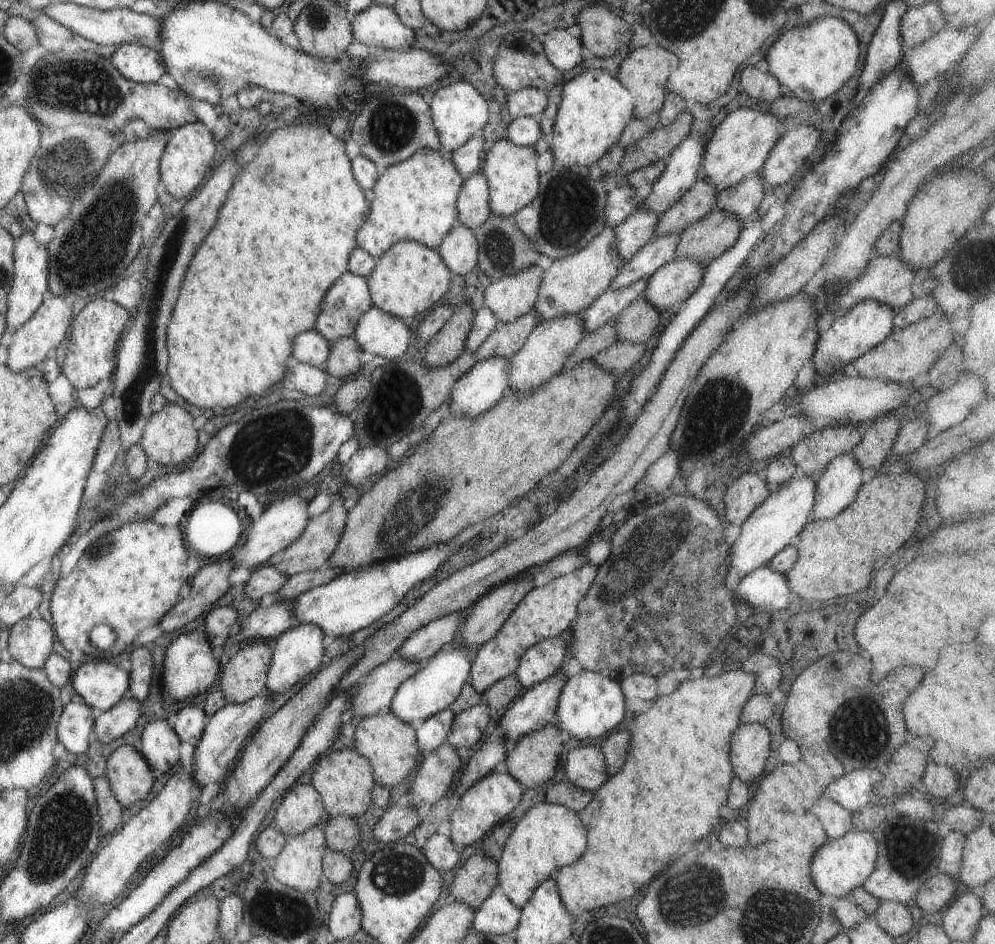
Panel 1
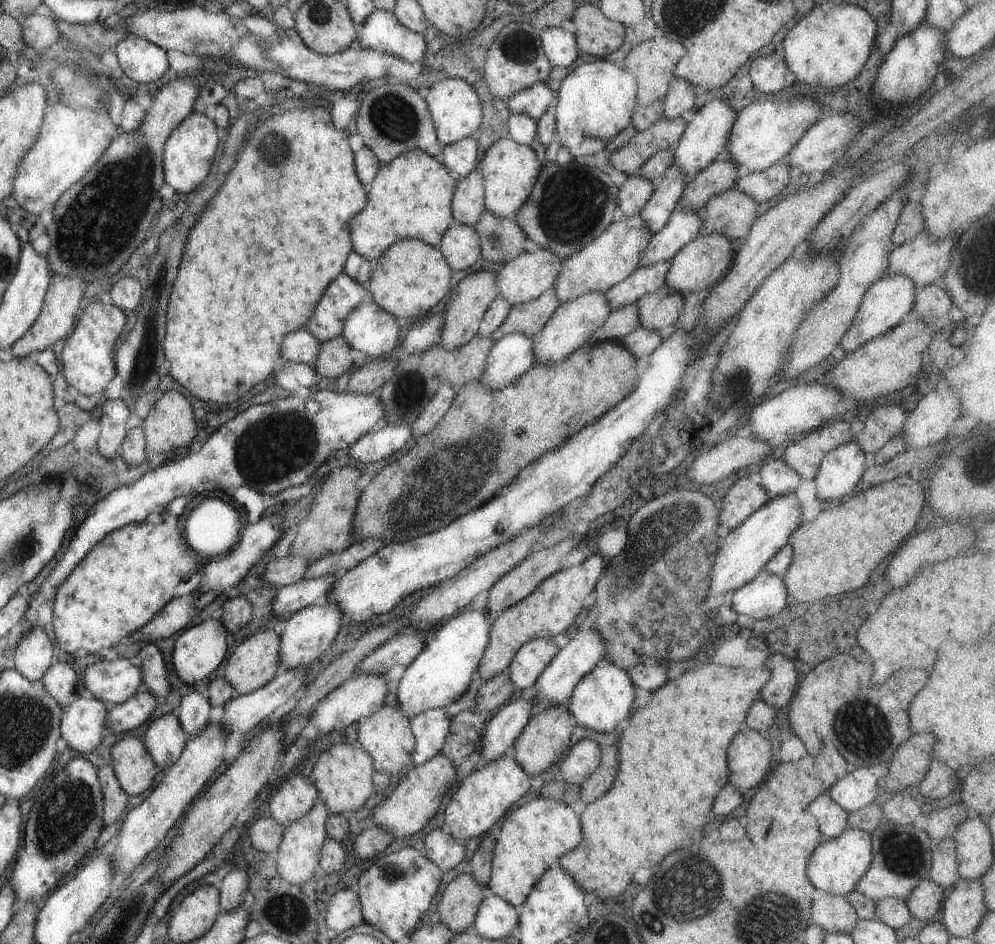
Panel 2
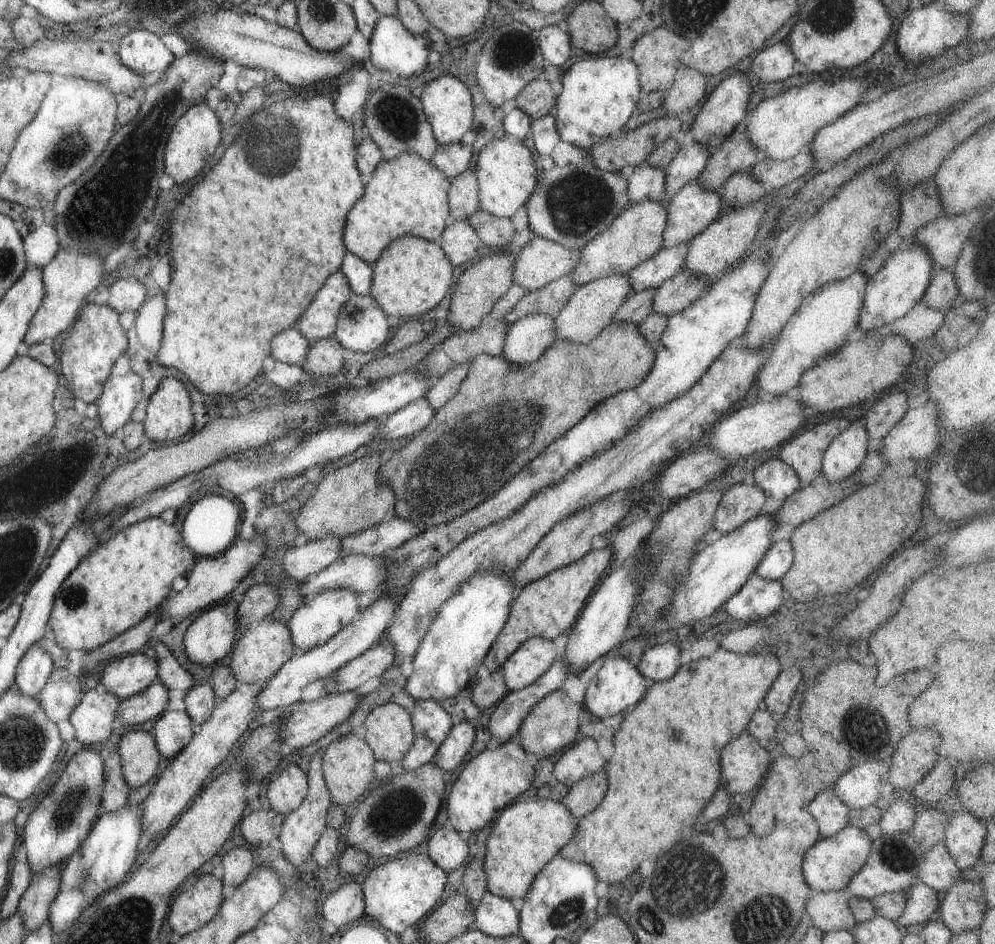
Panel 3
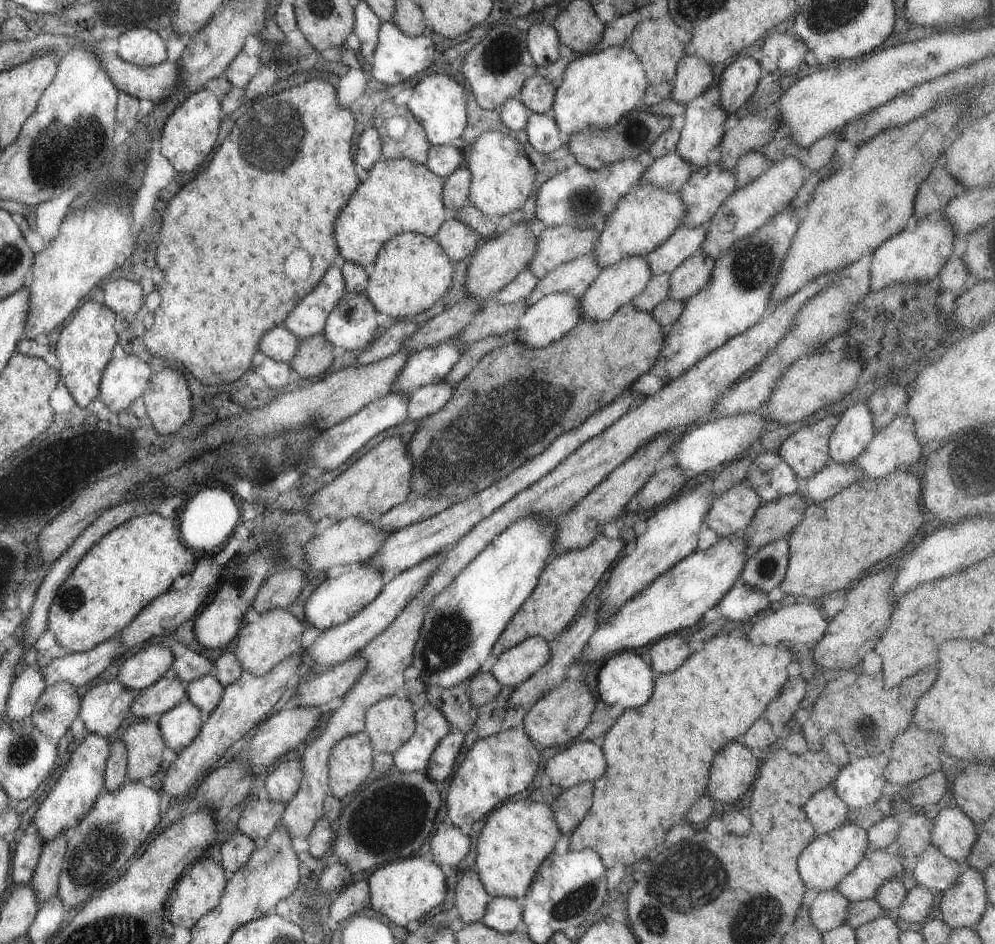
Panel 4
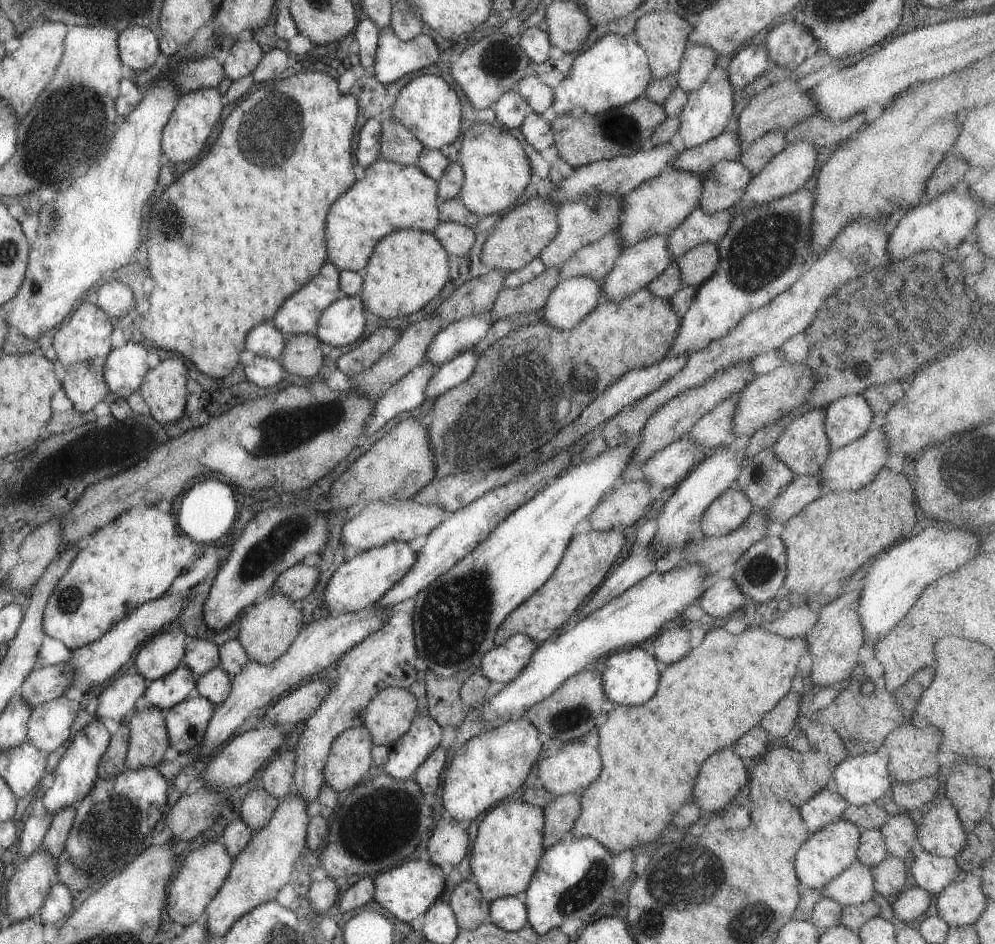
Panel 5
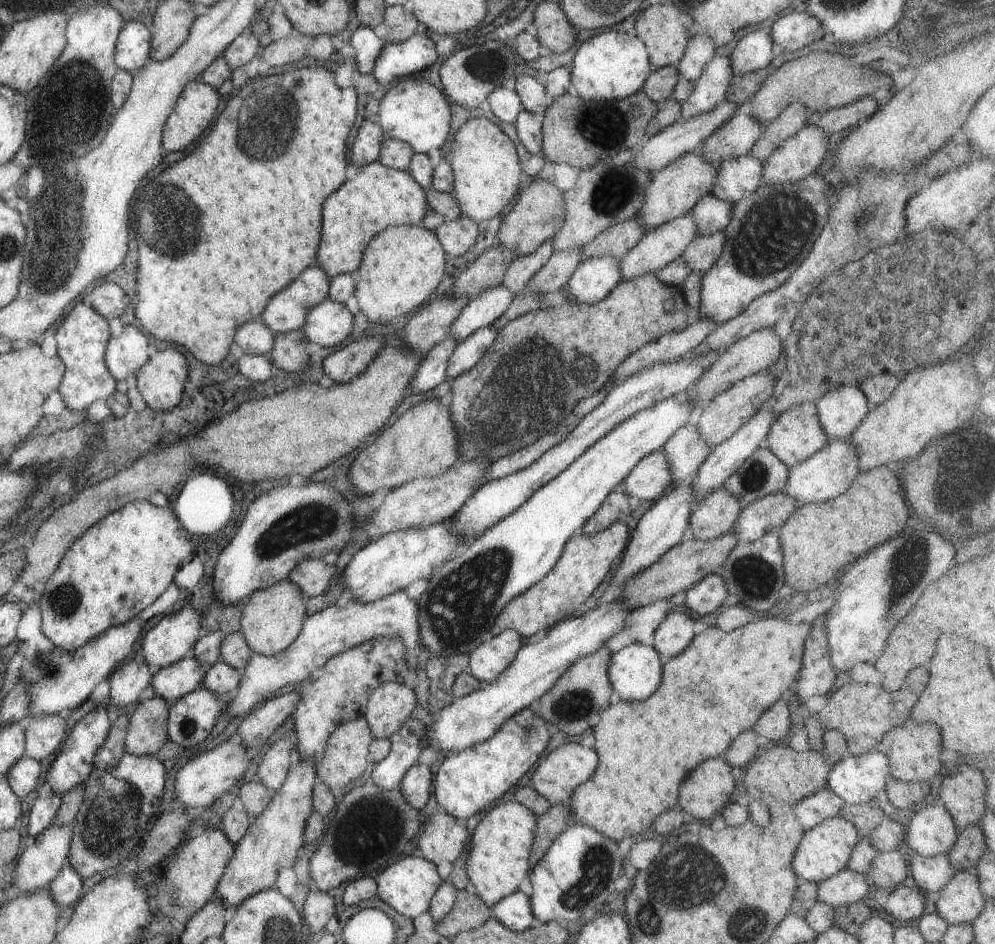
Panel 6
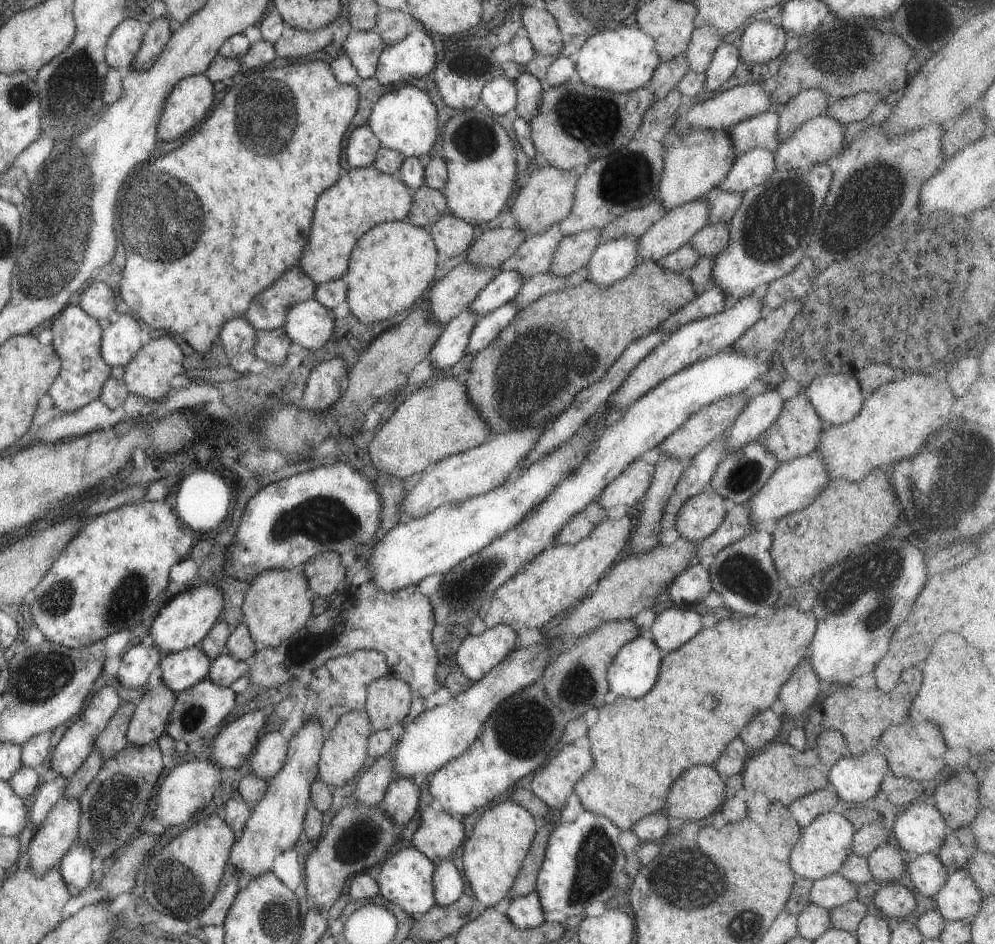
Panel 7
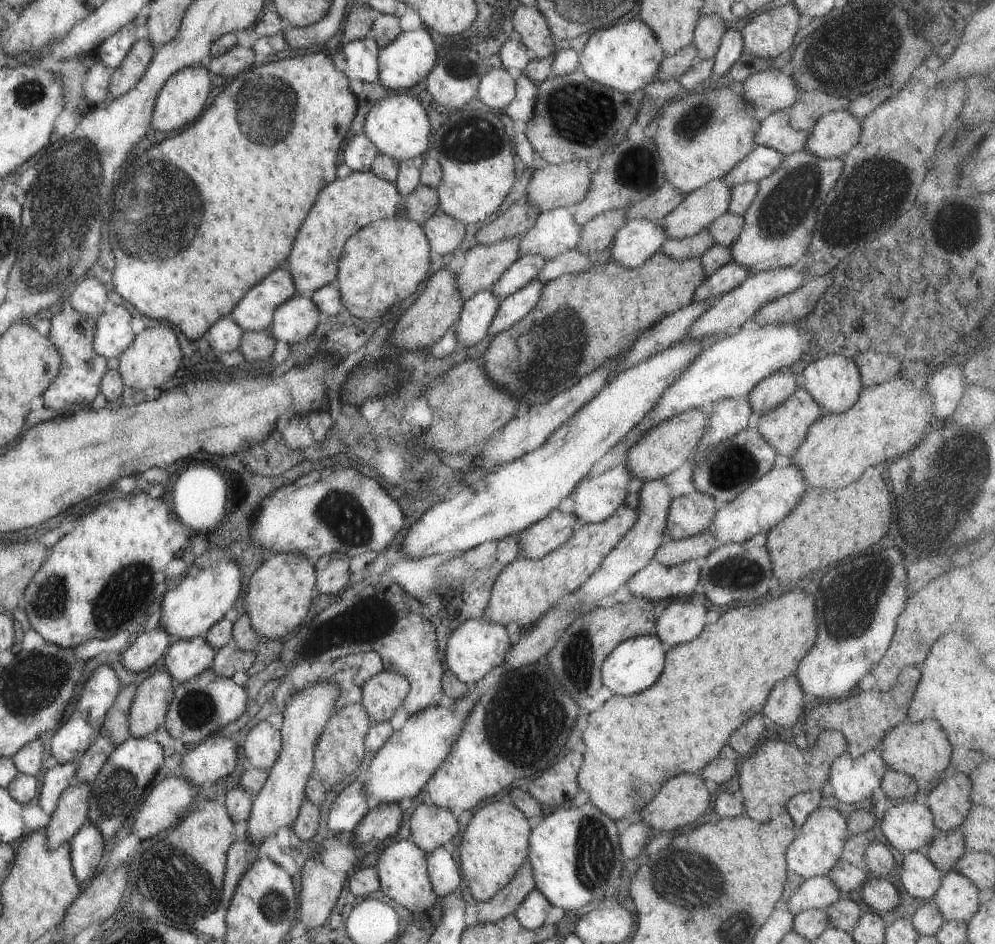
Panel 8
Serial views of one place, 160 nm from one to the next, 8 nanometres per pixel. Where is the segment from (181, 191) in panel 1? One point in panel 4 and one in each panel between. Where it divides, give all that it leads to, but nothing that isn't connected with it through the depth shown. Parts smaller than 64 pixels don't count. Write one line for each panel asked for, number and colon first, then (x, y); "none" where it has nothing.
2: (187, 154)
3: (193, 138)
4: (187, 137)

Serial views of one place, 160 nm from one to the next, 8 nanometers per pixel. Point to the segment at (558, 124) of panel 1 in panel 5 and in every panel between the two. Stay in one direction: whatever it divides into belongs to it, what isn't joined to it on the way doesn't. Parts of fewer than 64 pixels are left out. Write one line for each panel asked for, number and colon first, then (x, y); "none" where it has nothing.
2: (596, 99)
3: (598, 95)
4: (597, 89)
5: (614, 71)

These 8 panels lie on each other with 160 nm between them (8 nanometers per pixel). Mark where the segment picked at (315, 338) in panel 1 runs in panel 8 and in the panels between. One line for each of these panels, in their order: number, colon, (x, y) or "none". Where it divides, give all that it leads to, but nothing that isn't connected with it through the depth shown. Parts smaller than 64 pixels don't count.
2: (298, 347)
3: (290, 347)
4: (279, 344)
5: (265, 340)
6: (254, 338)
7: (235, 336)
8: (223, 336)

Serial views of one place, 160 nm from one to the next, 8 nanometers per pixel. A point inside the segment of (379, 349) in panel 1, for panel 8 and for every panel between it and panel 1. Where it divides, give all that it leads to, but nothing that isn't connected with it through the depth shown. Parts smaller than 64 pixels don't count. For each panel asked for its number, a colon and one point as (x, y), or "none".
2: (368, 329)
3: (361, 326)
4: (351, 325)
5: (340, 324)
6: (328, 323)
7: (308, 324)
8: (294, 320)

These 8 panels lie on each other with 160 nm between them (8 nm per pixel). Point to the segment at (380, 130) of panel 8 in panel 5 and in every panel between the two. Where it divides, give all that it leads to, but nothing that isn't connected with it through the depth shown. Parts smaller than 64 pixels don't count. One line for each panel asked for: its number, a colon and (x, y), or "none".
5: (428, 107)
6: (415, 112)
7: (404, 120)

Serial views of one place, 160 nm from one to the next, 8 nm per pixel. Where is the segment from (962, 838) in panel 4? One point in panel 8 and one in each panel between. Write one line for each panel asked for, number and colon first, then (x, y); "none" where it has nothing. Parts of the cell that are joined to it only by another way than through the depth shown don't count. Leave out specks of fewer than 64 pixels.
5: (940, 832)
6: (930, 831)
7: (919, 827)
8: (908, 826)

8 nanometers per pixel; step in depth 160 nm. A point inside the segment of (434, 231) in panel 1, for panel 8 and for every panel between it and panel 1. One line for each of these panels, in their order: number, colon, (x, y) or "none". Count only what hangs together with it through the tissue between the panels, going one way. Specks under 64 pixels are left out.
2: (409, 198)
3: (405, 195)
4: (397, 195)
5: (390, 196)
6: (379, 197)
7: (362, 198)
8: (347, 204)

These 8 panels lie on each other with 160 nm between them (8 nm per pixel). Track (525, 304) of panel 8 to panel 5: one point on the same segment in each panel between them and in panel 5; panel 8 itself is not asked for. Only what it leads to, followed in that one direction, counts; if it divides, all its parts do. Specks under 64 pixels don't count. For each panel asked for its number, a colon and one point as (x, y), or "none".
5: (453, 372)
6: (467, 352)
7: (487, 327)

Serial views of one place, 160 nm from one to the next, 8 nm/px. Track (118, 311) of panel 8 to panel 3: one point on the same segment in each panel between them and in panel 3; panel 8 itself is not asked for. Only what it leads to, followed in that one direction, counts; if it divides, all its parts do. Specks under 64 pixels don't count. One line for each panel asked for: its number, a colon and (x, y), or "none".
3: (121, 393)
4: (122, 380)
5: (124, 368)
6: (124, 354)
7: (119, 341)

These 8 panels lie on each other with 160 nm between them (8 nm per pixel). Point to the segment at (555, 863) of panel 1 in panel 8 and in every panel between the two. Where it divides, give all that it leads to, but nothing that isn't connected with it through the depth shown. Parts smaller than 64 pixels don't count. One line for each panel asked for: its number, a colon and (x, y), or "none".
2: (535, 835)
3: (525, 835)
4: (516, 837)
5: (508, 843)
6: (497, 862)
7: (491, 855)
8: (493, 845)

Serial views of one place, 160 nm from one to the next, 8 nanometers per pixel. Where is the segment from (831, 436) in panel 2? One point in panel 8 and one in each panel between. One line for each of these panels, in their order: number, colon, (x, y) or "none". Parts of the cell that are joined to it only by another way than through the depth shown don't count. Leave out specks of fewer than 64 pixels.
3: (803, 452)
4: (805, 451)
5: (802, 446)
6: (796, 434)
7: (795, 432)
8: (782, 428)

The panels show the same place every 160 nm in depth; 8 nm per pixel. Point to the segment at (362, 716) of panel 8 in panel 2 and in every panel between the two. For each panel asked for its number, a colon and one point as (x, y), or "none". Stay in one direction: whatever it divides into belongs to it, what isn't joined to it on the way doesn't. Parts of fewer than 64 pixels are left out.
2: (342, 776)
3: (347, 762)
4: (349, 765)
5: (348, 761)
6: (345, 756)
7: (341, 757)

